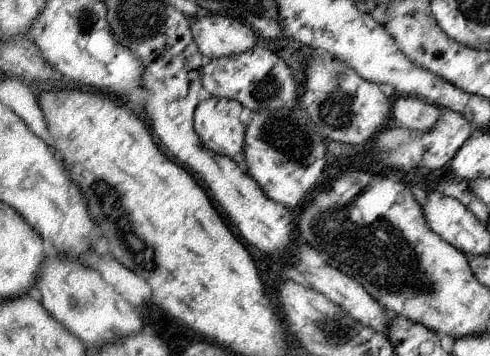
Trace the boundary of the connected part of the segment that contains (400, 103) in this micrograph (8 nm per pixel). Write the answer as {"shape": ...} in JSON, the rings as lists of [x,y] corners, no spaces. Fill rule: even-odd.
{"shape":[[[400,96],[400,100],[392,102],[391,116],[397,120],[397,124],[428,132],[442,118],[443,109],[439,106],[425,102],[423,99],[412,96]]]}

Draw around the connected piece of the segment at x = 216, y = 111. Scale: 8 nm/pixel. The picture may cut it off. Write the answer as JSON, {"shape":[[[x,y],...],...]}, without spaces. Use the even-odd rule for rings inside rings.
{"shape":[[[210,97],[198,104],[193,119],[196,134],[198,134],[200,141],[207,148],[210,148],[216,154],[228,156],[228,158],[235,159],[239,162],[246,157],[247,127],[240,120],[242,108],[243,105],[240,104],[240,101]]]}

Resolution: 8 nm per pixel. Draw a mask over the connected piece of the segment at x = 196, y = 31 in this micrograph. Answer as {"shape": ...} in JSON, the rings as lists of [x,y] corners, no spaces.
{"shape":[[[222,14],[198,20],[191,30],[200,54],[207,59],[238,56],[257,45],[258,34],[244,22]]]}

